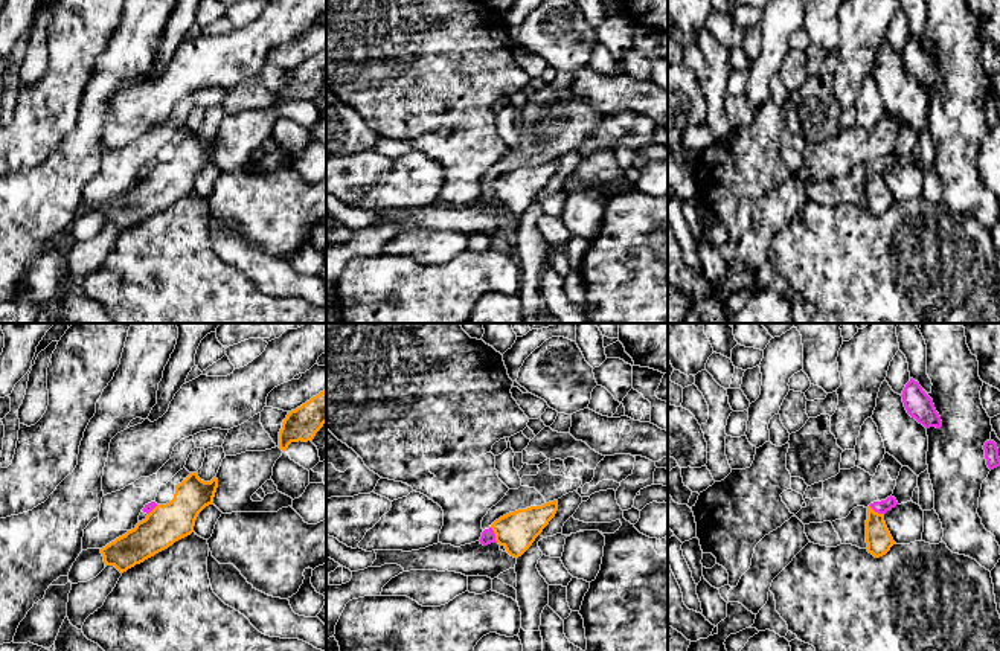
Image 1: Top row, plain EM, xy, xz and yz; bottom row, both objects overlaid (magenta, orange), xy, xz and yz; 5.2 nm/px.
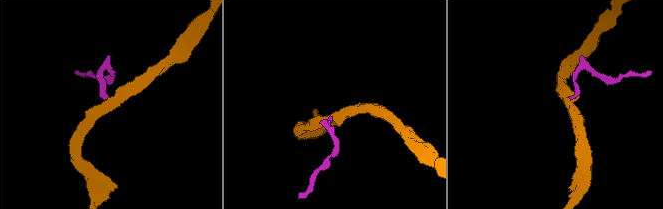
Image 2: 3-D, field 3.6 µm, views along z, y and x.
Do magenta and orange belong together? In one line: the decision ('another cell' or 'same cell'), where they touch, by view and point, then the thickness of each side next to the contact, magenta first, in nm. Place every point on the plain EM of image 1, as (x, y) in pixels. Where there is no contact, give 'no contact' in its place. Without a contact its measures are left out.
another cell | xz (494, 192) | 70/200 nm

